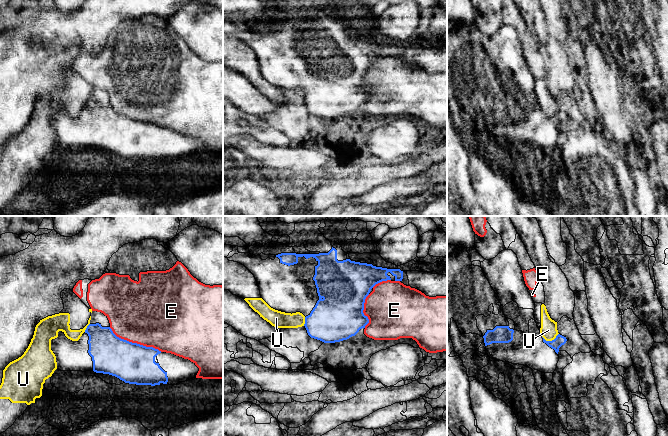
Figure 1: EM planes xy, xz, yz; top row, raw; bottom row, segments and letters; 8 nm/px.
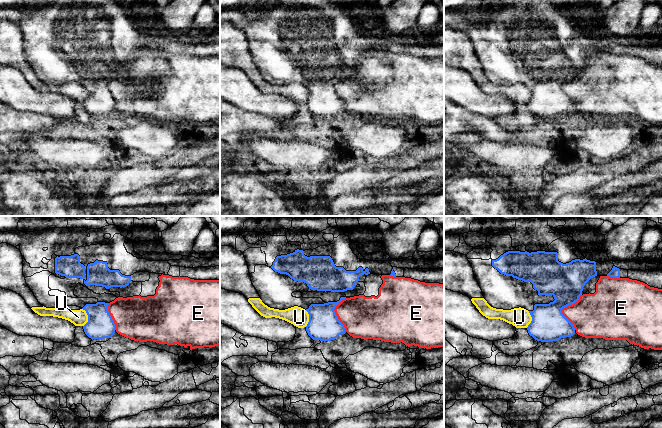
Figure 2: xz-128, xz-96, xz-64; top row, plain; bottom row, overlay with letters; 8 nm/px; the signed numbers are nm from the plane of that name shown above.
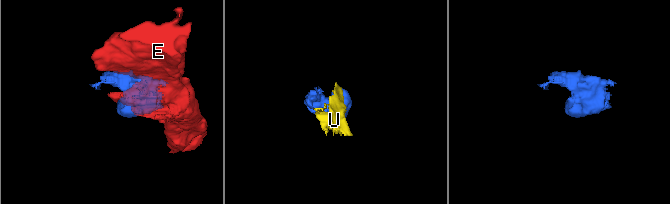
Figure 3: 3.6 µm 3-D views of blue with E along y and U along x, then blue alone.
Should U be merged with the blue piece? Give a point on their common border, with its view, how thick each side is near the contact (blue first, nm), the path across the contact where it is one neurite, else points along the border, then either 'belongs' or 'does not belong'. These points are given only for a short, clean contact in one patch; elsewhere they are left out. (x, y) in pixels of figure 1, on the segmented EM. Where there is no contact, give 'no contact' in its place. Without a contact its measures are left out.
contact yz (550, 341); calibres 90 and 140 nm; border yz (558, 333), (551, 340), (545, 340), (542, 337); does not belong

